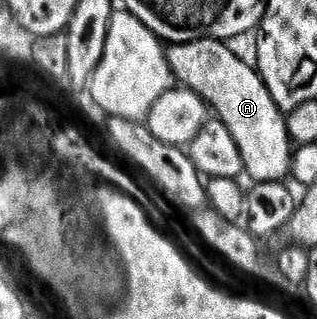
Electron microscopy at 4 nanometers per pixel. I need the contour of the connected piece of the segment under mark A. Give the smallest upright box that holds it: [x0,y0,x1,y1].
[166,38,296,183]

